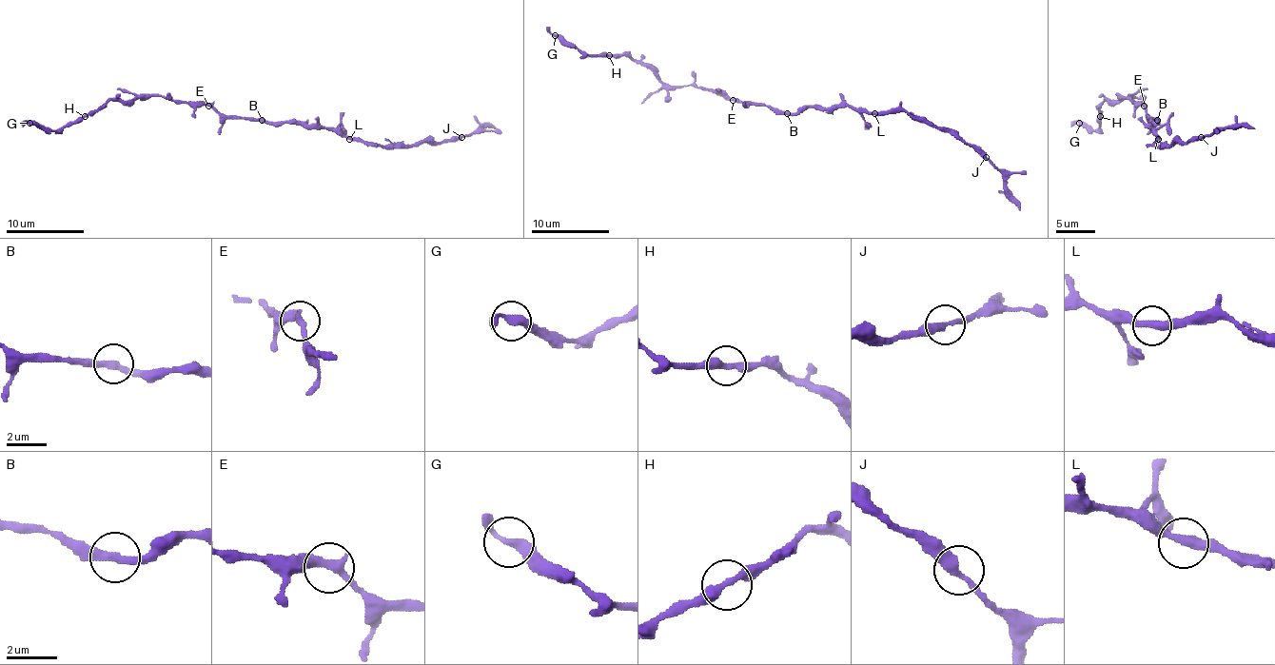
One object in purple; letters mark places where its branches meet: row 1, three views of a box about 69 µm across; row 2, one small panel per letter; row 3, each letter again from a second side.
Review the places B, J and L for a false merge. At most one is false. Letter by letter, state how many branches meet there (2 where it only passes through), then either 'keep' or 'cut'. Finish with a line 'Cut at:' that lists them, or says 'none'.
B: branches 2; keep
J: branches 2; keep
L: branches 2; keep
Cut at: none

